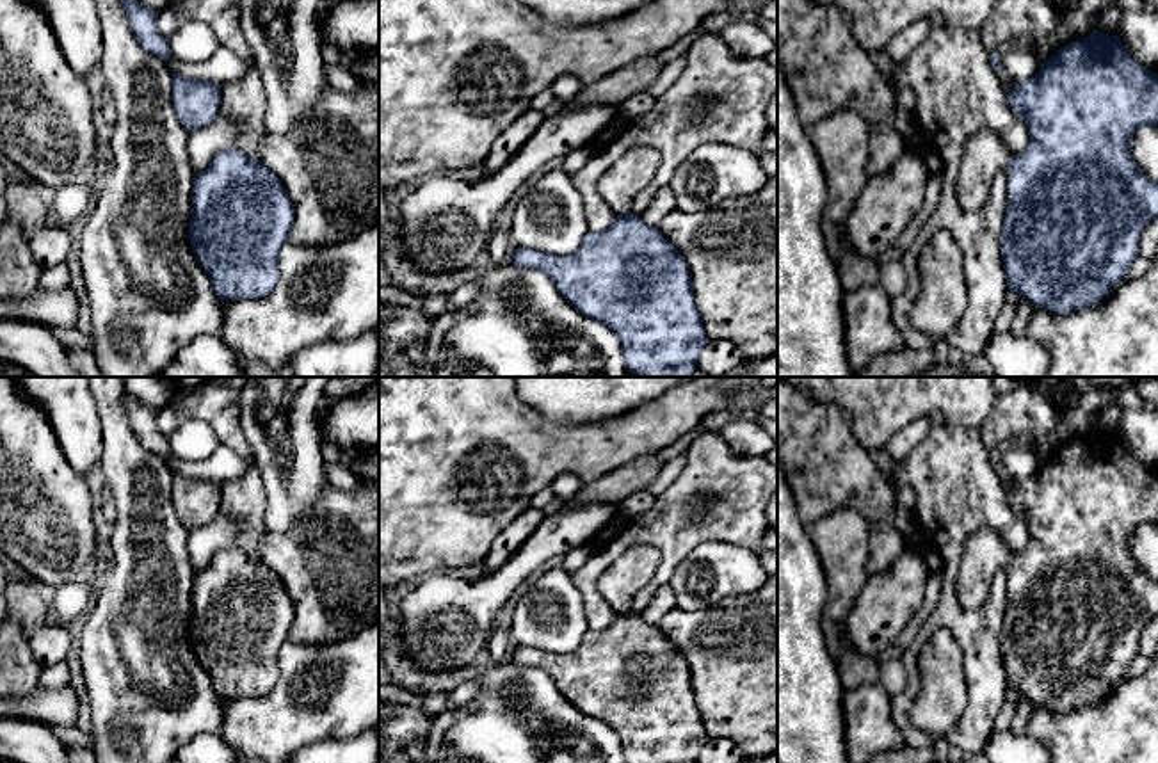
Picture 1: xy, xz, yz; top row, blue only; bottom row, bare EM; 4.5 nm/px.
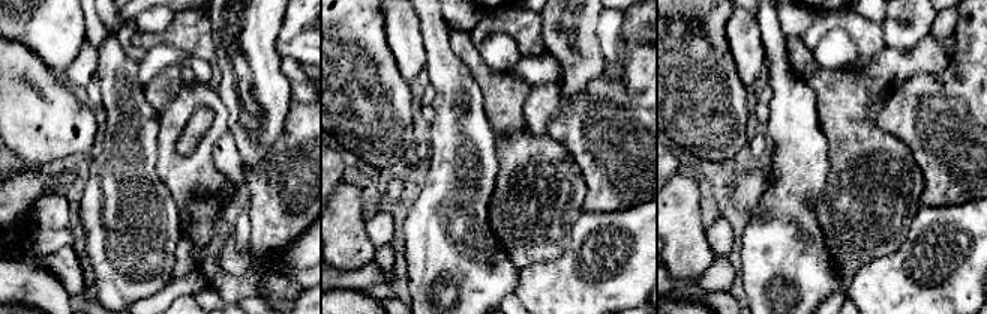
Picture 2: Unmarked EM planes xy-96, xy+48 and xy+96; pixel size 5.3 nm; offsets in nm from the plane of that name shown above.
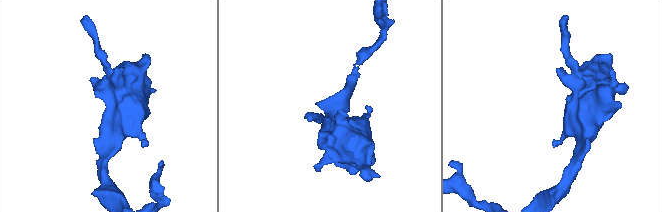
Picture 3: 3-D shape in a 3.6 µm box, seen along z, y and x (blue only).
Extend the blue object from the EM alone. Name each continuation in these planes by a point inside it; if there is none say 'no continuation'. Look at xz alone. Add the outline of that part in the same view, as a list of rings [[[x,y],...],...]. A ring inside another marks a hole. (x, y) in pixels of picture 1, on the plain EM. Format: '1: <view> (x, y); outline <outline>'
1: xz (619, 584); outline [[[655,546],[628,548],[599,578],[601,596],[615,612],[631,608],[637,592],[653,578],[660,566],[660,551]]]

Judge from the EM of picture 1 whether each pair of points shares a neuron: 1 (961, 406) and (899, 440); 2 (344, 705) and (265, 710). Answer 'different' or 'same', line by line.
1: different
2: same

